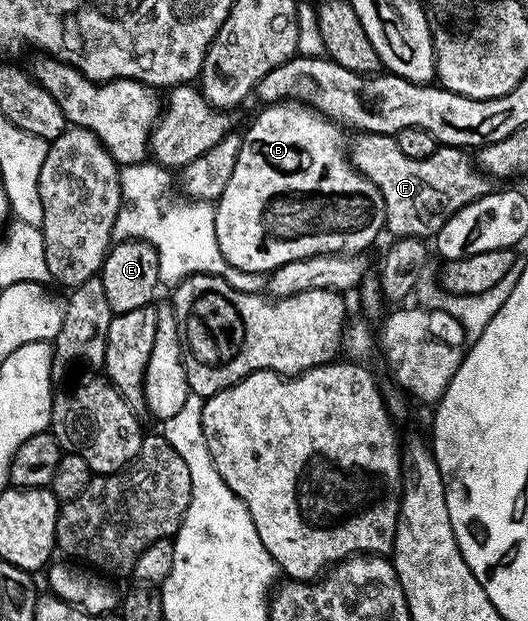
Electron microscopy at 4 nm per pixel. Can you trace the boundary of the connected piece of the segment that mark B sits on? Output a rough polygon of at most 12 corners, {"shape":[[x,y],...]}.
{"shape":[[292,100],[244,131],[215,203],[235,268],[368,251],[383,196]]}

